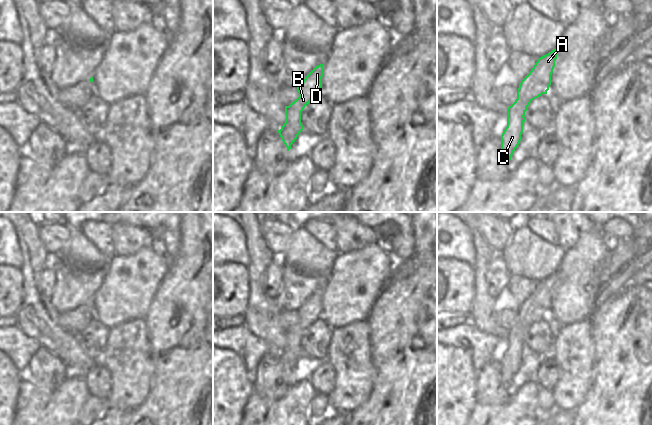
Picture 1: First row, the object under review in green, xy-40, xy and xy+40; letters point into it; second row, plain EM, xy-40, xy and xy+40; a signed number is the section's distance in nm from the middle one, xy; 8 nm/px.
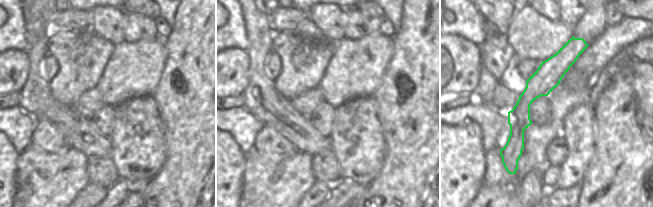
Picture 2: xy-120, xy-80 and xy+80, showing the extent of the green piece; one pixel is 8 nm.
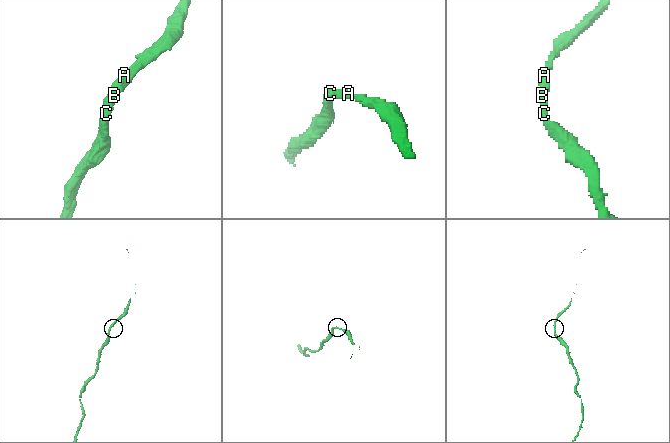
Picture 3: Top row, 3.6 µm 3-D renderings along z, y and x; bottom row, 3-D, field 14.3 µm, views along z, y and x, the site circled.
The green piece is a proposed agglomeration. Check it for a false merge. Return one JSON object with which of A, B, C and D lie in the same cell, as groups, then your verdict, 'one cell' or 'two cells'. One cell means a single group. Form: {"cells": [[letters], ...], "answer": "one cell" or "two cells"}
{"cells": [["A", "B", "C", "D"]], "answer": "one cell"}

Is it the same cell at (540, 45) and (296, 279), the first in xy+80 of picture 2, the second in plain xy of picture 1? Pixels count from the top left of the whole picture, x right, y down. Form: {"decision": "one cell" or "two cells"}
{"decision": "two cells"}

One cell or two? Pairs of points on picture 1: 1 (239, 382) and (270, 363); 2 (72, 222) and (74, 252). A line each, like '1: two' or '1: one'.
1: two
2: two

